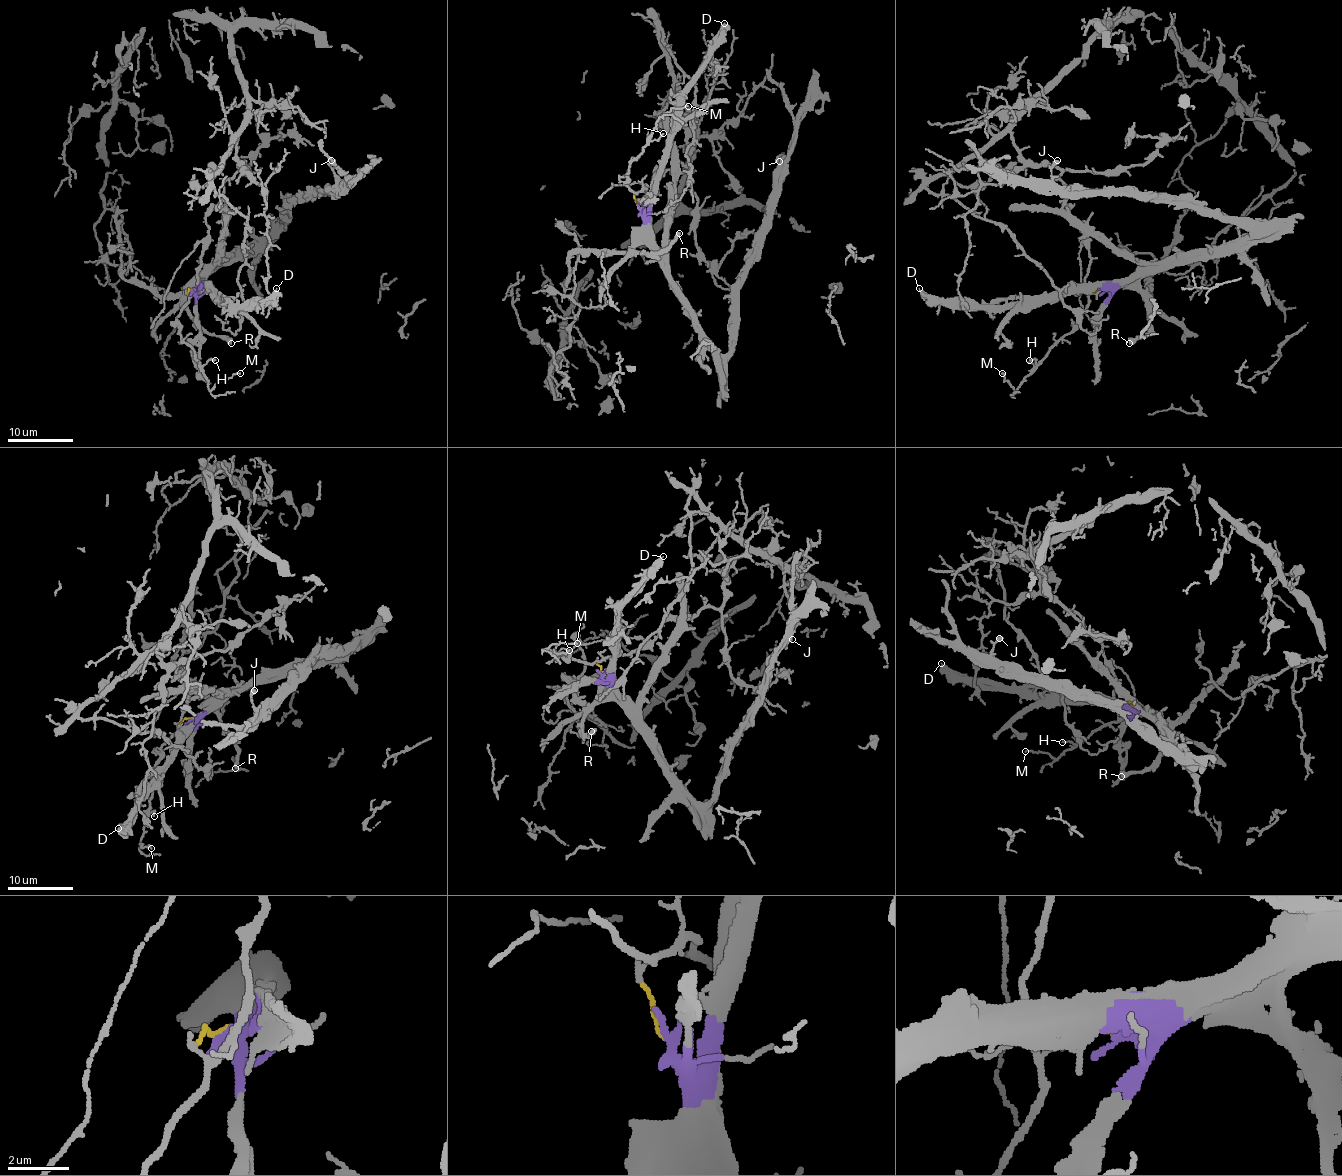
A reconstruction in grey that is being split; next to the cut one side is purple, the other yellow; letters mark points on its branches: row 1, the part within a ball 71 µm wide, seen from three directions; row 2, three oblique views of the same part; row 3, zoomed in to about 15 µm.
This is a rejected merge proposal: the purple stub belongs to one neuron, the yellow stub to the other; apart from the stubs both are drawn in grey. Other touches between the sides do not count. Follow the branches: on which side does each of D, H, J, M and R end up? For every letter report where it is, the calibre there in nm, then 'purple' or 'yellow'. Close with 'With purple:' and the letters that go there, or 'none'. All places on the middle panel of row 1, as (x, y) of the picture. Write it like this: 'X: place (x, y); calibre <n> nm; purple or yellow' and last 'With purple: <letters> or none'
D: place (724, 23); calibre 260 nm; purple
H: place (663, 133); calibre 110 nm; yellow
J: place (779, 161); calibre 480 nm; purple
M: place (688, 106); calibre 120 nm; yellow
R: place (679, 233); calibre 500 nm; purple
With purple: D, J, R

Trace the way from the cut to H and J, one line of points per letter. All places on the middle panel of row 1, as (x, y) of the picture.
H: (641, 210), (636, 204), (636, 192), (625, 184), (628, 166), (651, 142), (664, 134)
J: (641, 208), (669, 282), (701, 334), (725, 355), (734, 343), (738, 283), (784, 156), (779, 161)

